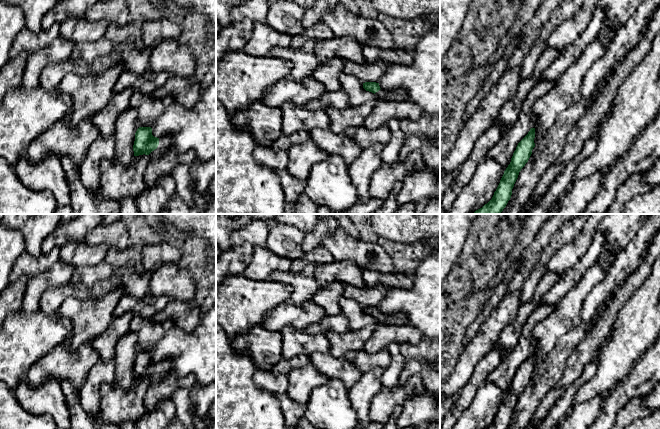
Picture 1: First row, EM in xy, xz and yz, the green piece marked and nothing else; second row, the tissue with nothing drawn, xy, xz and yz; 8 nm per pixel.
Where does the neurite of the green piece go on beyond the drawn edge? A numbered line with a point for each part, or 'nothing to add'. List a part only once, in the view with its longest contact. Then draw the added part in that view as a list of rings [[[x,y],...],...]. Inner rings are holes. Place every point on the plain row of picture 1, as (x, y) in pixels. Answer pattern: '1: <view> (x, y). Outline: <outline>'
1: xy (165, 366). Outline: [[[165,358],[159,362],[158,371],[149,378],[149,382],[159,382],[162,378],[167,376],[170,372],[172,372],[172,360],[170,358]]]

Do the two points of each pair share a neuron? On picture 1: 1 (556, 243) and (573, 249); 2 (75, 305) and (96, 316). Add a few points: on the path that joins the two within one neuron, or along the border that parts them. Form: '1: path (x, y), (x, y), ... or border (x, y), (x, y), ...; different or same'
1: border (578, 234), (571, 242), (562, 246), (547, 262); different
2: path (80, 310), (86, 316), (91, 316); same

